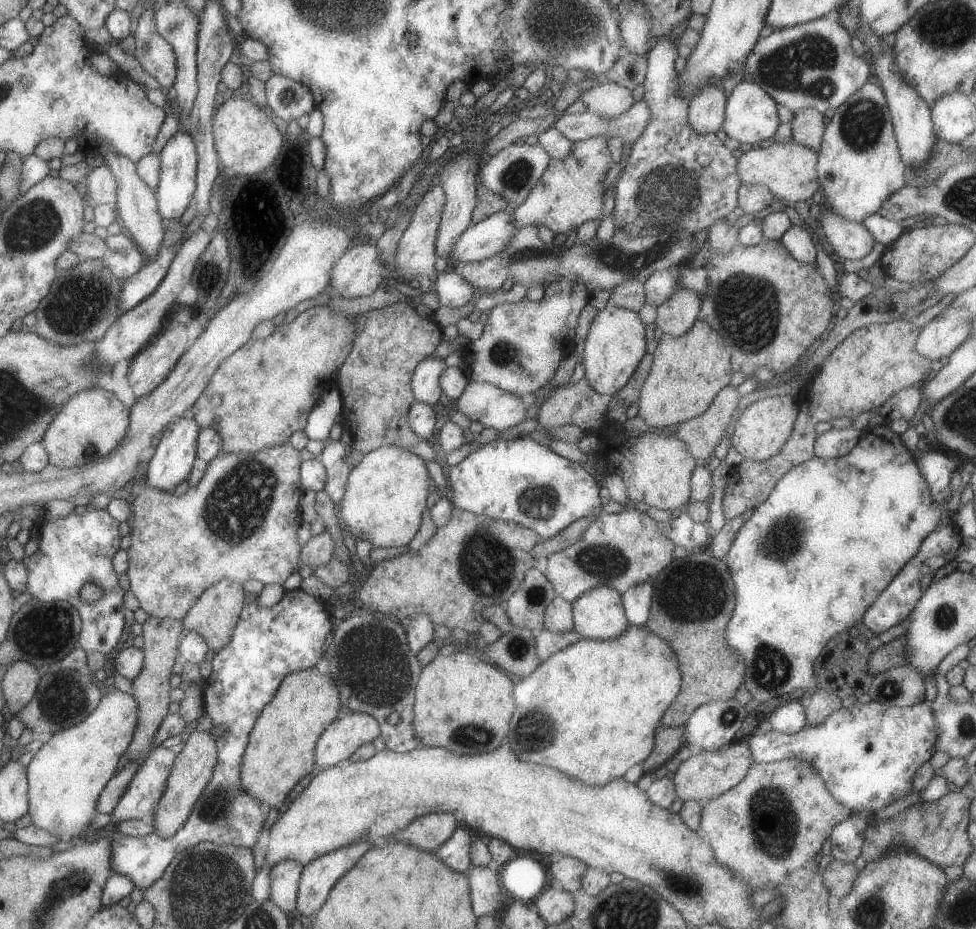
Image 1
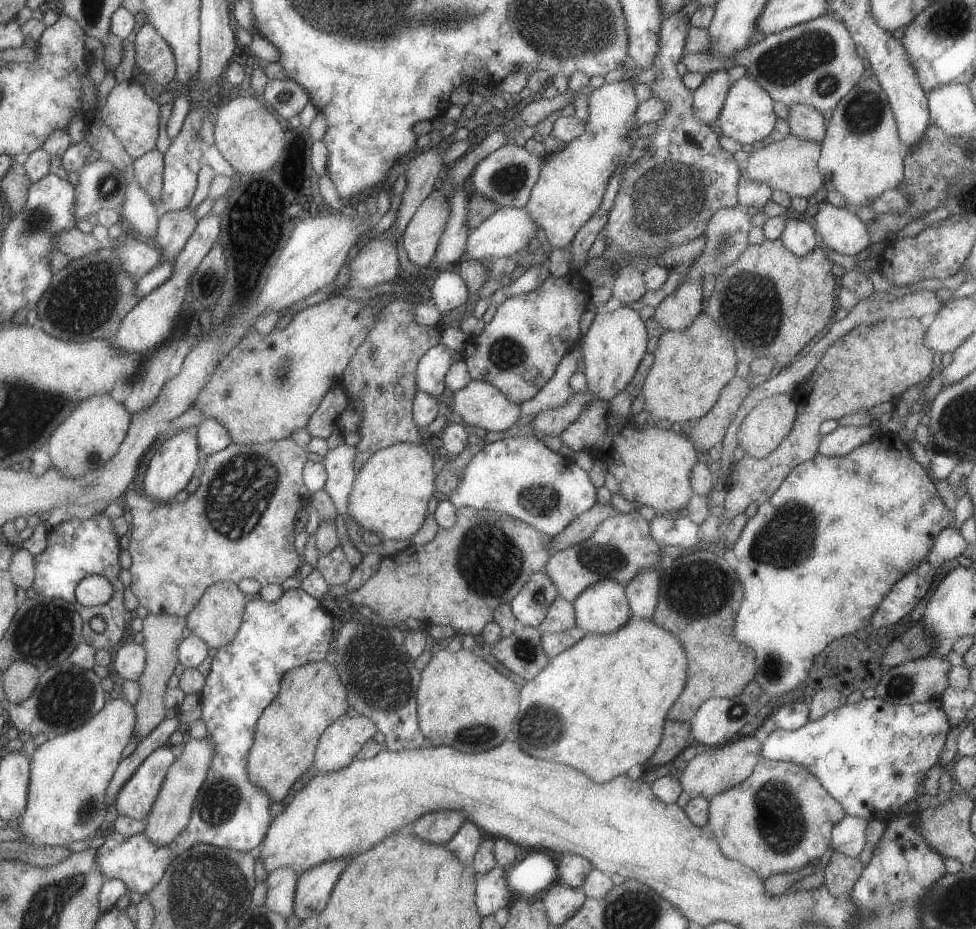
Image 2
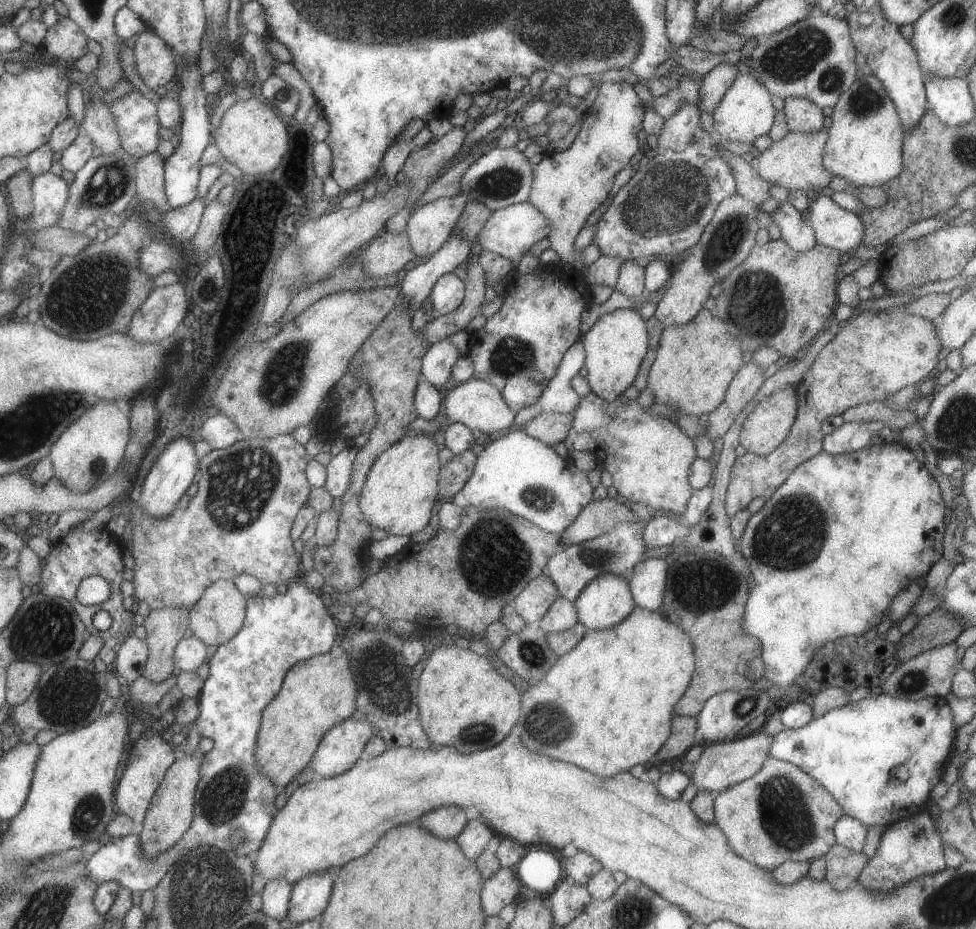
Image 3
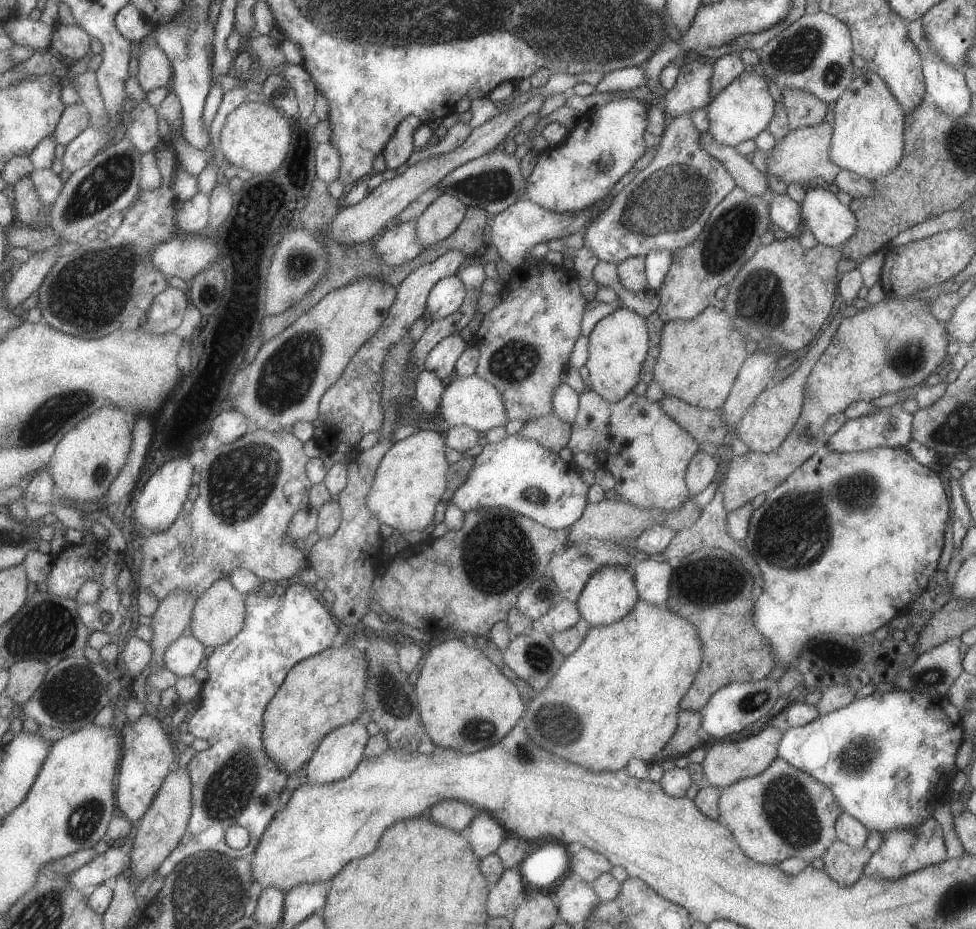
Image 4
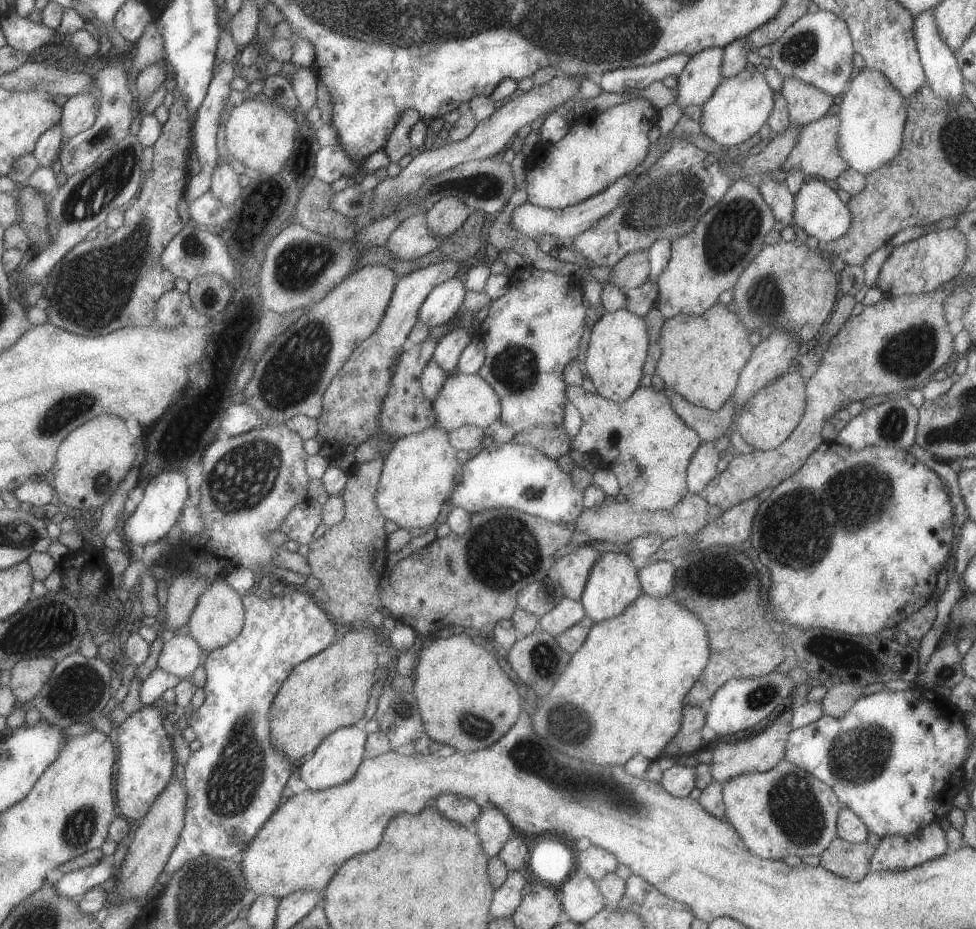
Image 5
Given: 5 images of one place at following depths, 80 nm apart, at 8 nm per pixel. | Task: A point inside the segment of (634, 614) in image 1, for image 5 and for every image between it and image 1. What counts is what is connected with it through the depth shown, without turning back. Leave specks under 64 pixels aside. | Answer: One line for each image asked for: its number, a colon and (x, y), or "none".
2: (641, 591)
3: (646, 578)
4: (650, 577)
5: (656, 579)

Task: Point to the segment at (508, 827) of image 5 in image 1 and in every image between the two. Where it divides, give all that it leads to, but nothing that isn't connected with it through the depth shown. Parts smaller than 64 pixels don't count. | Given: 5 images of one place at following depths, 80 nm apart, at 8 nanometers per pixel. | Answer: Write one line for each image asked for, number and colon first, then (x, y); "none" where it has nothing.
1: (454, 852)
2: (463, 845)
3: (473, 839)
4: (485, 833)

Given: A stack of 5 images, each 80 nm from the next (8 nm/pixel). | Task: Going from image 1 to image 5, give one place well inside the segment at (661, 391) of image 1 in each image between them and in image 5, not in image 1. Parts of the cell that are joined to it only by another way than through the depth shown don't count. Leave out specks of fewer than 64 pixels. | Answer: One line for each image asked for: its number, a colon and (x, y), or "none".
2: (690, 367)
3: (694, 363)
4: (698, 359)
5: (701, 356)

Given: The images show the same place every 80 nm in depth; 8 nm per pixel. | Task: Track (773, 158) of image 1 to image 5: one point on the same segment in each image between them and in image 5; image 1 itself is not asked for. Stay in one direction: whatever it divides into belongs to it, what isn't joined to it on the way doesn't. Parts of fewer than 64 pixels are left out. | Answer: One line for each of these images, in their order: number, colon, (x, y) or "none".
2: (790, 165)
3: (794, 162)
4: (802, 156)
5: (816, 153)

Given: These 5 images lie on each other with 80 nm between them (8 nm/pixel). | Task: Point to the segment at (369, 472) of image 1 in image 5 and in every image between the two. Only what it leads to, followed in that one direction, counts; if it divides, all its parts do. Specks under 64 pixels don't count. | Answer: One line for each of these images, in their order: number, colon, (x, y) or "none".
2: (389, 498)
3: (401, 485)
4: (410, 479)
5: (417, 474)

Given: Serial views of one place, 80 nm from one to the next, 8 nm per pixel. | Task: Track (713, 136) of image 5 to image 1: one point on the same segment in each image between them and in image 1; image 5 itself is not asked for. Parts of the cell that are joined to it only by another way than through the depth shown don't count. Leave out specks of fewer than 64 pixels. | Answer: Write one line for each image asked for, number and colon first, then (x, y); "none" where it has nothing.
1: (750, 116)
2: (746, 116)
3: (744, 114)
4: (741, 110)

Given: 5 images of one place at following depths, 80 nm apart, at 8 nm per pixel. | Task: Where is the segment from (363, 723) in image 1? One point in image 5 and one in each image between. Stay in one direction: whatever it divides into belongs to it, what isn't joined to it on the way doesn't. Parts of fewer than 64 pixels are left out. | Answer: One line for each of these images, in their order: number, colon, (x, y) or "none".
2: (337, 746)
3: (339, 748)
4: (336, 756)
5: (335, 760)

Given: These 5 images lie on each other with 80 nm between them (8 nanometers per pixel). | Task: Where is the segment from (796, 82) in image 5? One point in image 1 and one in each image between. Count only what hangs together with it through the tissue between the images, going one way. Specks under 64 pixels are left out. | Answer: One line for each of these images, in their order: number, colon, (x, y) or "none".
1: (807, 127)
2: (805, 122)
3: (800, 114)
4: (803, 109)

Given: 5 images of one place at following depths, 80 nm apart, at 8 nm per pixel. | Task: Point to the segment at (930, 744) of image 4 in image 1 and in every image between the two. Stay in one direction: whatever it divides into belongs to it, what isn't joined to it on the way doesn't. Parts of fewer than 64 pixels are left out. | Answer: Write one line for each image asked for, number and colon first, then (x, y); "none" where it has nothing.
1: (866, 755)
2: (870, 756)
3: (878, 757)

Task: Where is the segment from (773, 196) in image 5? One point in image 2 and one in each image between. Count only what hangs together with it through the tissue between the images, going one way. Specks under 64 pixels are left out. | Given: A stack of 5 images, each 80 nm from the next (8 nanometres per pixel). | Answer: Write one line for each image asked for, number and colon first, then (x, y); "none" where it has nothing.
2: (797, 236)
3: (797, 233)
4: (784, 213)

